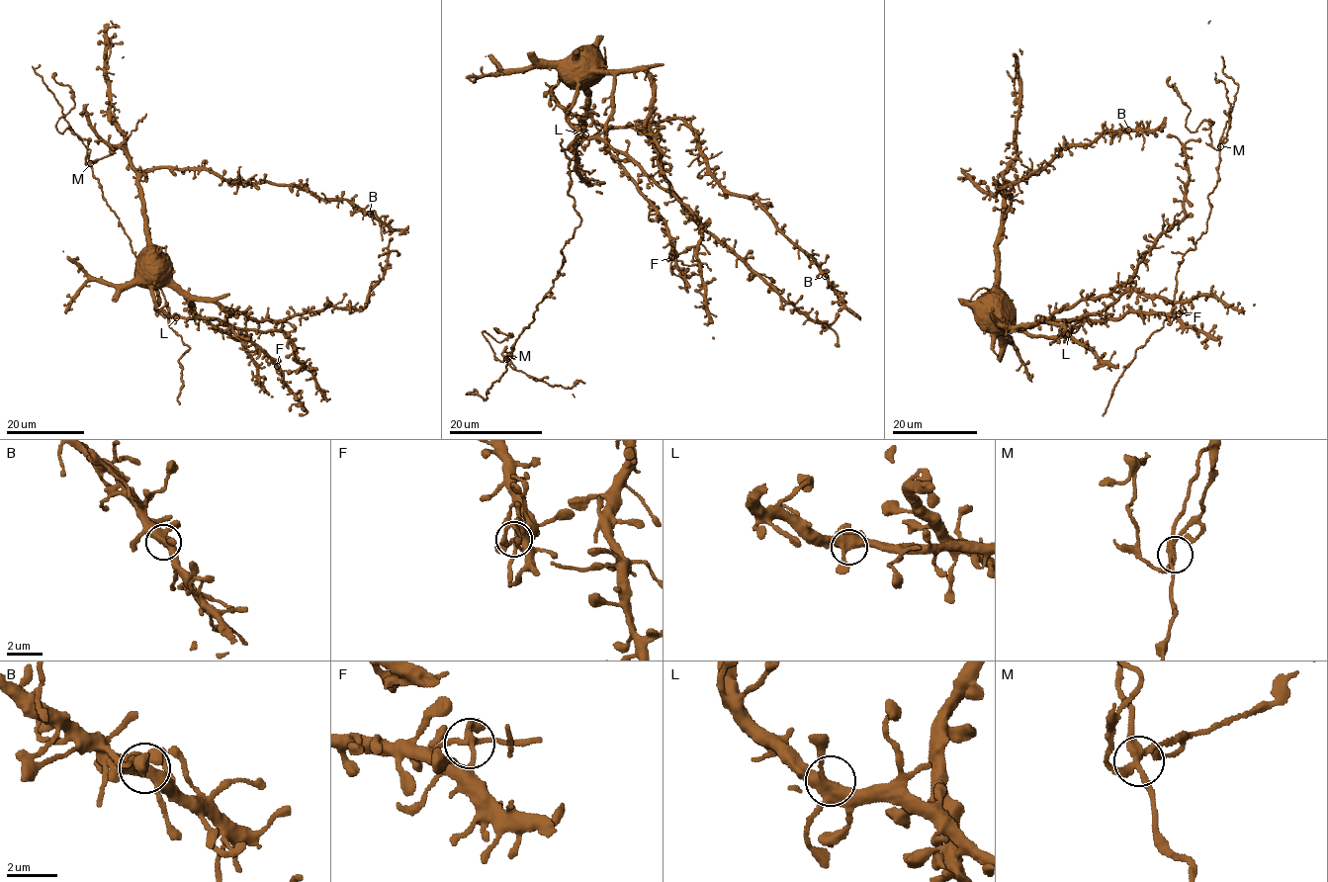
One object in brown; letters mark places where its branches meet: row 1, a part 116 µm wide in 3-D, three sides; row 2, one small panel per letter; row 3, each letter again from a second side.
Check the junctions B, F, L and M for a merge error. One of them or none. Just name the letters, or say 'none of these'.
M

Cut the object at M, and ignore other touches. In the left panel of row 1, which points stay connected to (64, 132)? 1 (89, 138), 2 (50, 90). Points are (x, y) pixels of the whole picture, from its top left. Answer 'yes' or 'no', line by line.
1: yes
2: no

